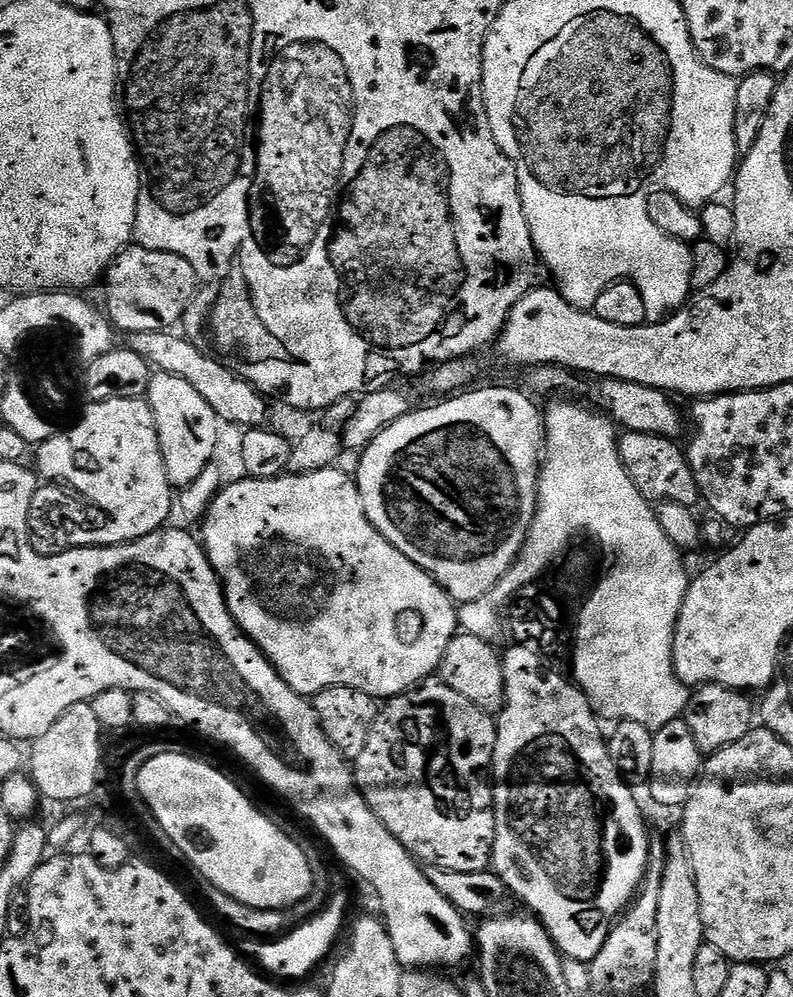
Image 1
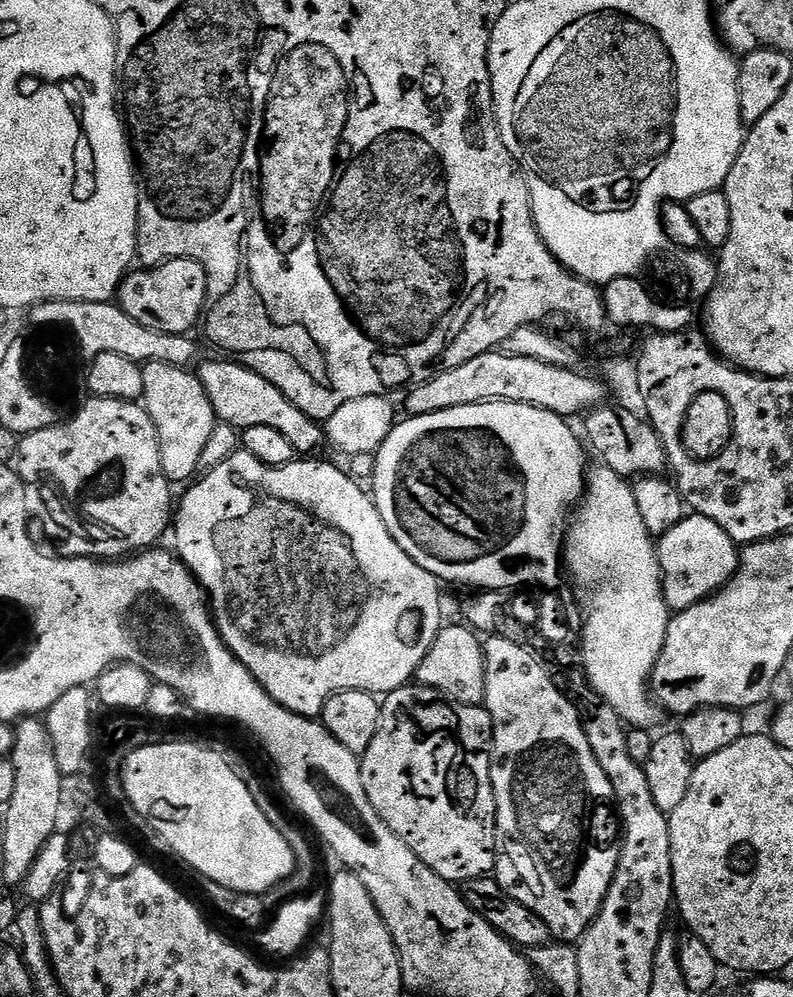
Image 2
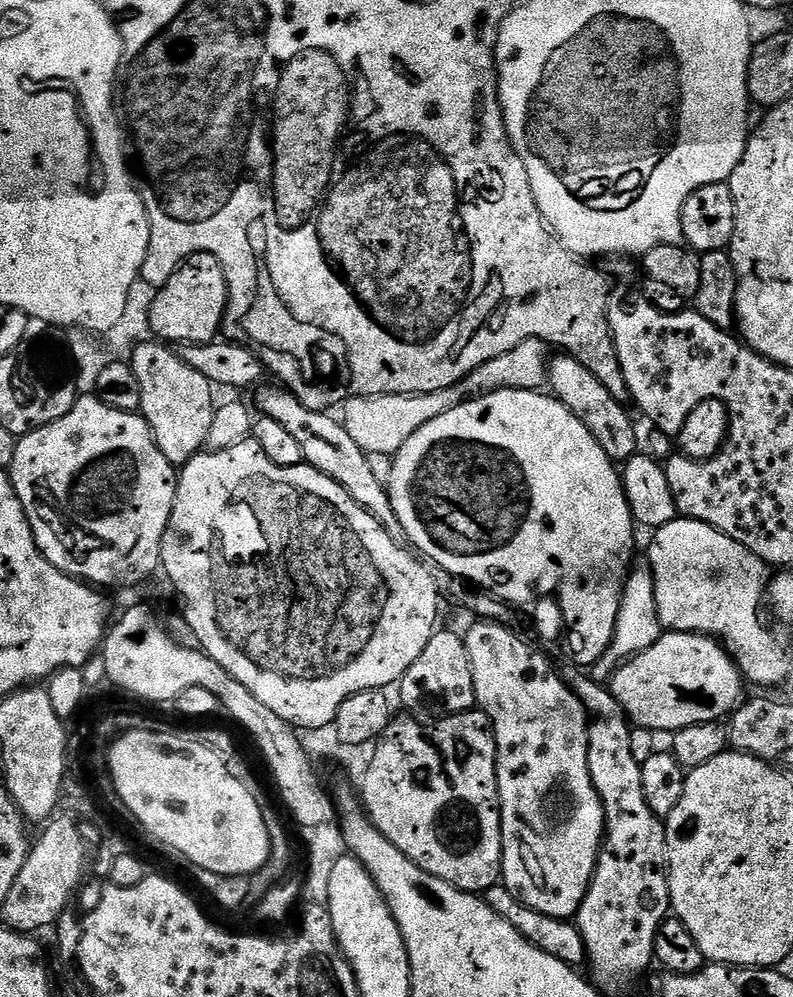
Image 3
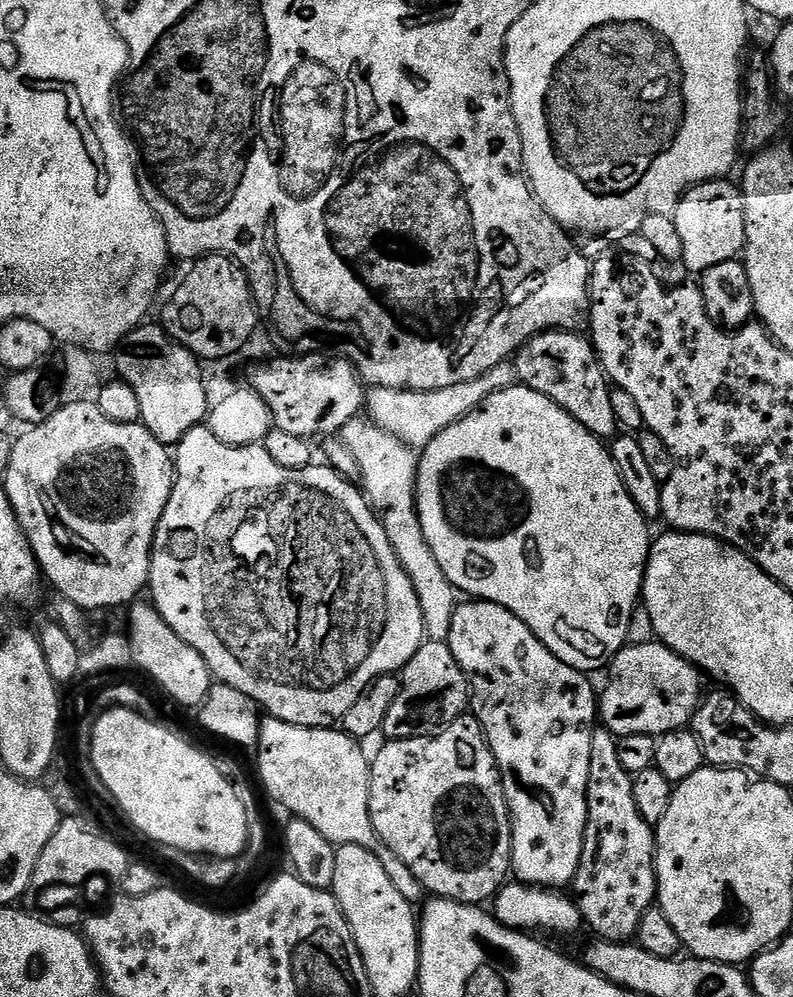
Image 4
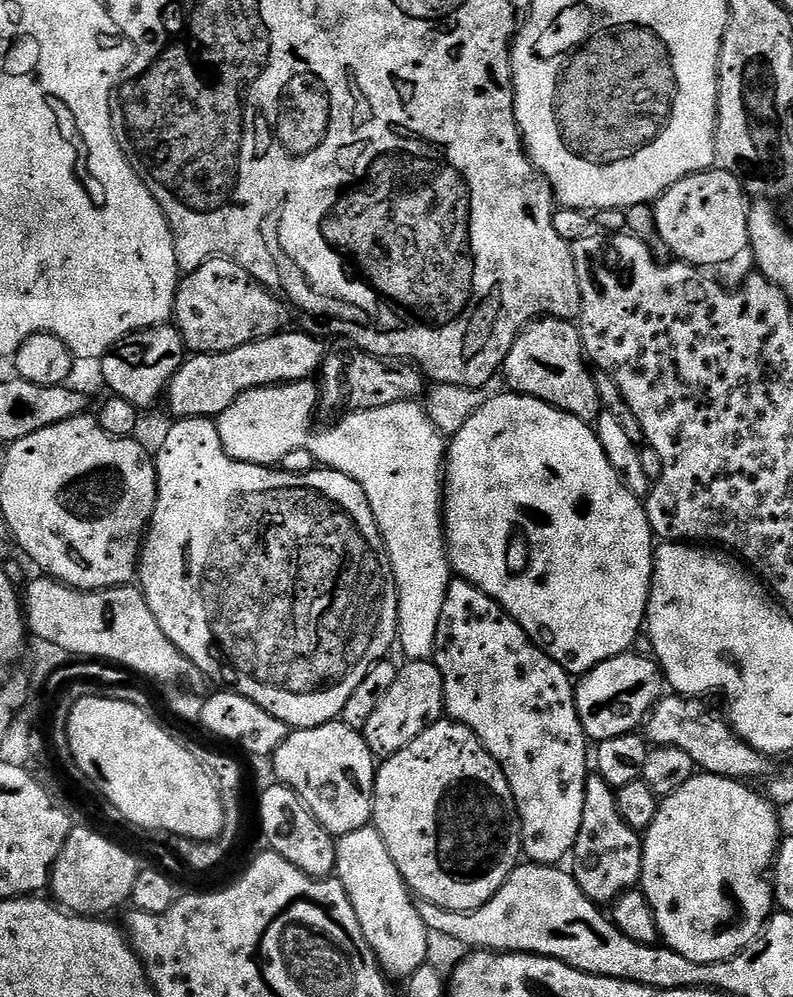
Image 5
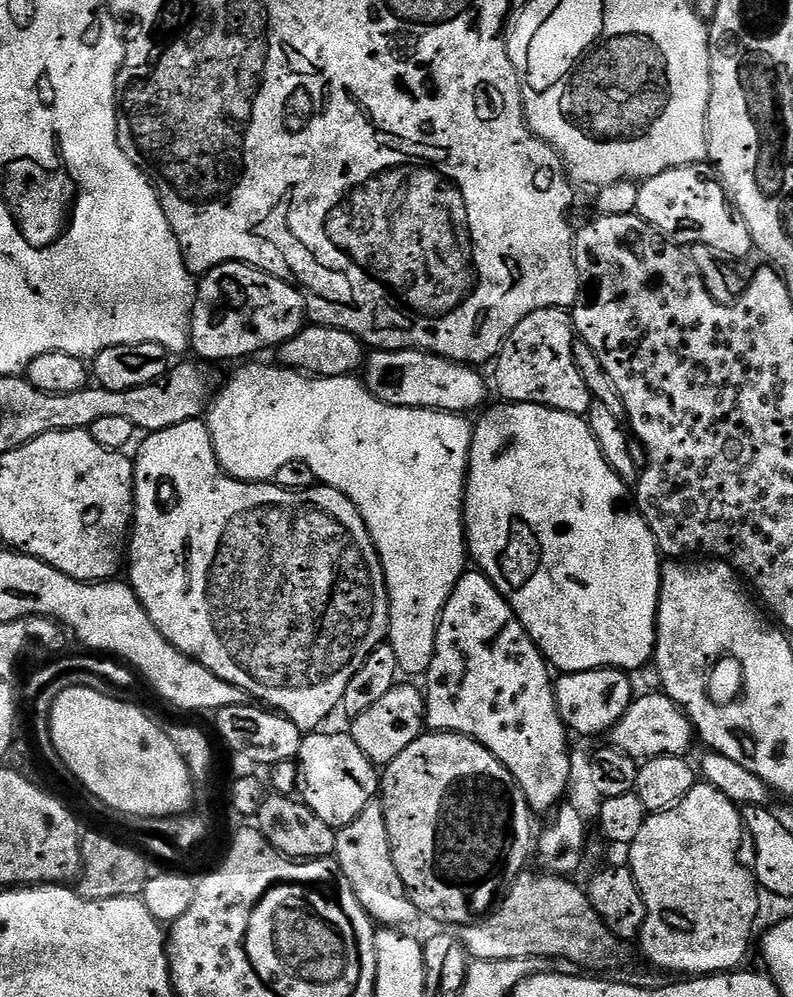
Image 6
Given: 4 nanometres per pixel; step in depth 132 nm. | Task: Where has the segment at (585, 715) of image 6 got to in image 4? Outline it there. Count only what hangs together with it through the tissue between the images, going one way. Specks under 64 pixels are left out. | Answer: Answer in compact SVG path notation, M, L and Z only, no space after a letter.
M645 642L633 644L620 649L620 652L607 665L608 685L598 696L598 720L613 736L629 736L630 734L646 734L647 736L662 737L668 732L679 728L688 728L692 717L702 703L700 679L702 673L699 668L686 658L682 658L674 650L659 642Z

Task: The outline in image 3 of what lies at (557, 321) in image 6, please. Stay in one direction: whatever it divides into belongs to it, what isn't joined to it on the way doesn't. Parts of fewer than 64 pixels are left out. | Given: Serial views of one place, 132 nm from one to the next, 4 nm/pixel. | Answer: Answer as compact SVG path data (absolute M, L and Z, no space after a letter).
M567 354L559 355L553 355L548 362L548 388L551 395L561 400L575 416L580 417L590 434L594 434L598 446L606 450L611 460L623 462L637 455L633 417L628 416L629 409L619 404L614 394L610 394L610 390L606 390L606 386L602 386L602 382L598 382L598 378L594 378L594 374L586 370L586 366L582 366L582 362Z

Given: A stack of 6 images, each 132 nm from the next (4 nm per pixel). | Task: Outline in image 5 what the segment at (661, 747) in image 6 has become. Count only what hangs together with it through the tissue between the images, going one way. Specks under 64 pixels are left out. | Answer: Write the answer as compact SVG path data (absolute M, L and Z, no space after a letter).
M668 694L660 699L646 717L646 736L653 745L662 748L686 750L694 758L697 769L710 776L728 776L731 780L751 781L751 776L760 776L770 764L769 757L754 750L741 740L731 723L720 716L708 716L705 701L700 698L685 698Z

